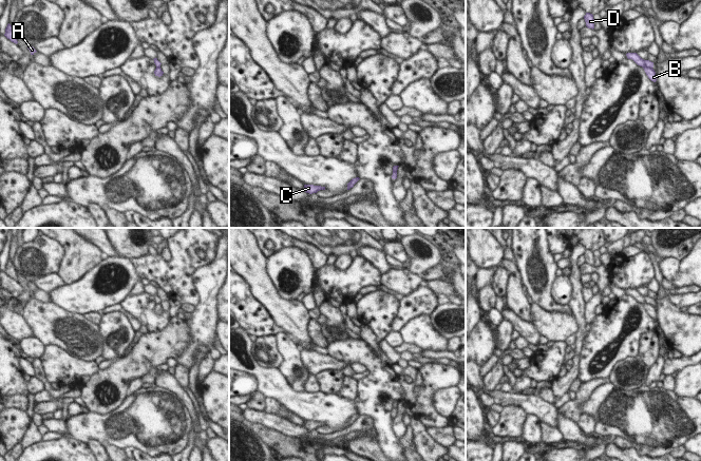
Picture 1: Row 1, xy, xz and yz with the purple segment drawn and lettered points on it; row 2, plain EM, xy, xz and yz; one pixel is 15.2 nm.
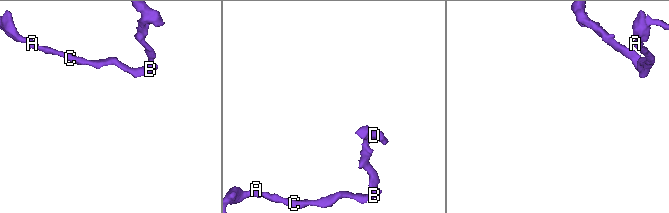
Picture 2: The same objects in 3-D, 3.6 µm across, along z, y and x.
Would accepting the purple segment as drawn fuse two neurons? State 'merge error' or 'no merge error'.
no merge error

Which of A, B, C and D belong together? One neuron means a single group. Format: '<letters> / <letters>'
A B C D

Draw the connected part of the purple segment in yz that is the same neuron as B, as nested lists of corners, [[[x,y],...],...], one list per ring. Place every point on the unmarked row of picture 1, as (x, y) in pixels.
[[[627,289],[626,292],[628,295],[632,295],[638,302],[642,303],[651,318],[657,318],[657,311],[652,305],[653,299],[642,295],[637,289]]]

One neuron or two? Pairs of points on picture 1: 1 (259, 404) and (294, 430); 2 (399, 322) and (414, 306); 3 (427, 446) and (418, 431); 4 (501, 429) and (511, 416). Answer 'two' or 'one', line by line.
1: two
2: one
3: one
4: one

